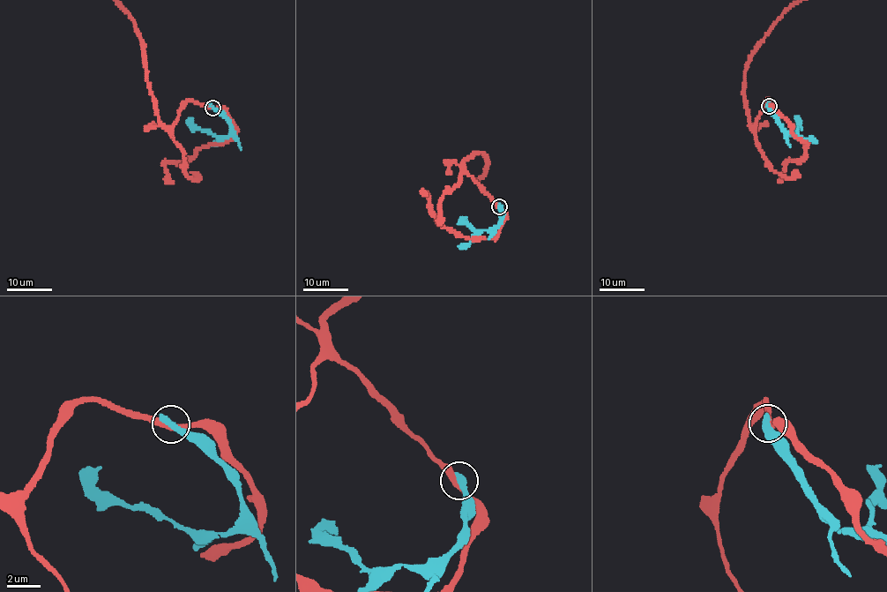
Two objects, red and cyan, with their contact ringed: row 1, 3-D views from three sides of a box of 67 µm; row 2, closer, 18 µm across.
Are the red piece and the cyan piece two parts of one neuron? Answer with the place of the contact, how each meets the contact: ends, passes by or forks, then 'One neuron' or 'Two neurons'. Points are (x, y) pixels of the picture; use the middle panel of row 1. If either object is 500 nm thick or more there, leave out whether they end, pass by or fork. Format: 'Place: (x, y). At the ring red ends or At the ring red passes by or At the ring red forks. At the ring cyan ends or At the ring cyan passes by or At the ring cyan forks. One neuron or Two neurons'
Place: (499, 206). At the ring red passes by. At the ring cyan ends. Two neurons

